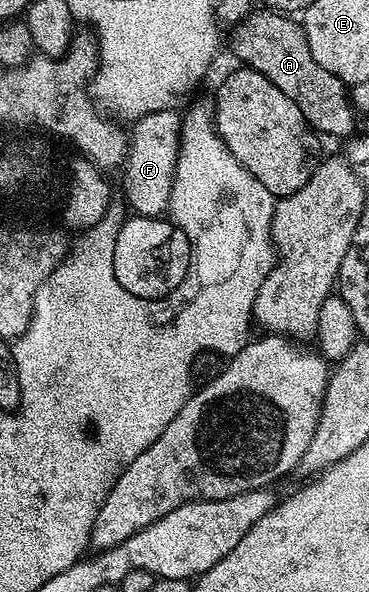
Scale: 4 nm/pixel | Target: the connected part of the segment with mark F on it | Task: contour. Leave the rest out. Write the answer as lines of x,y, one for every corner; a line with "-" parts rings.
175,109
152,111
133,121
131,128
122,160
125,205
130,206
135,215
159,217
169,209
171,184
178,161
179,134
182,132
181,115

